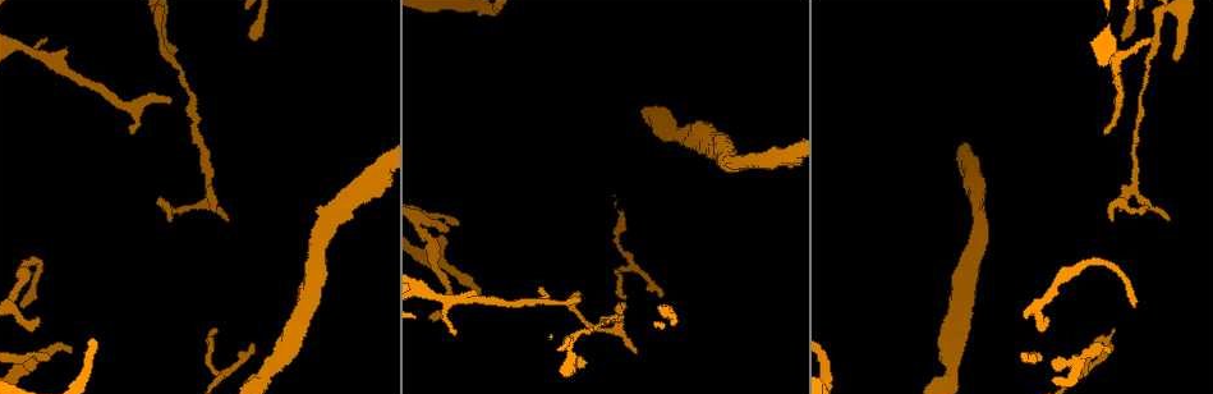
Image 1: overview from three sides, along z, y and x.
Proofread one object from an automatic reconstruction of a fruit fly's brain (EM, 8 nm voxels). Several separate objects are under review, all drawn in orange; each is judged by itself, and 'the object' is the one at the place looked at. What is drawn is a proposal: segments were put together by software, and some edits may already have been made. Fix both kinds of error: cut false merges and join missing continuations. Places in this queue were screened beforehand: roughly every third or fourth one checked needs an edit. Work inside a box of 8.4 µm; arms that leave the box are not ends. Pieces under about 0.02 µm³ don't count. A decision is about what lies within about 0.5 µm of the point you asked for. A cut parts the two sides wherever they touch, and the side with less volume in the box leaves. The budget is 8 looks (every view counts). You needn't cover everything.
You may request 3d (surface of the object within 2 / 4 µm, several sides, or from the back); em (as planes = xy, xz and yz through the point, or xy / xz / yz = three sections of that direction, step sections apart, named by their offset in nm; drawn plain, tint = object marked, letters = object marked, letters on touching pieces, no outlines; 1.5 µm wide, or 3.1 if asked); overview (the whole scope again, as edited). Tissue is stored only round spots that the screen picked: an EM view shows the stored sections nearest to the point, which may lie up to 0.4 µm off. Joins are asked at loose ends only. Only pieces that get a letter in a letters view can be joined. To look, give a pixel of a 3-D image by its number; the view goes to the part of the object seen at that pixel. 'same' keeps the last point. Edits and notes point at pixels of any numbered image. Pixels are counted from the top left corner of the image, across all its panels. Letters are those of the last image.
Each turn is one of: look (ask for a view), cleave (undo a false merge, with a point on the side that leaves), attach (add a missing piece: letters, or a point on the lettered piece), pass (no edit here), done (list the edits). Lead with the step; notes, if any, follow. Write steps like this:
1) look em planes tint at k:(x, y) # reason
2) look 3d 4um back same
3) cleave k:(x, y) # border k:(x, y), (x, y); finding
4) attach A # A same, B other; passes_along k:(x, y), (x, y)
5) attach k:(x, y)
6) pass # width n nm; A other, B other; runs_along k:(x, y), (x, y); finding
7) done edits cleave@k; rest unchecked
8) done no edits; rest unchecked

look em planes letters at 1:(172, 100) # free end

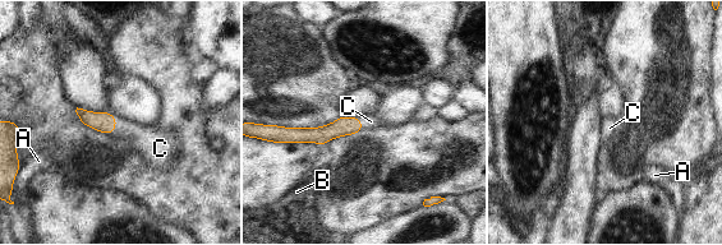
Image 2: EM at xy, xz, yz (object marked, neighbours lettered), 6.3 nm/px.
attach C # width 120 nm; A other, B other, C same; passes_along 2:(105, 123), (114, 126), (150, 143); the cell continues

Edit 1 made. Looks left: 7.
look em xy step 8 tint at 1:(156, 16) # three-way junction

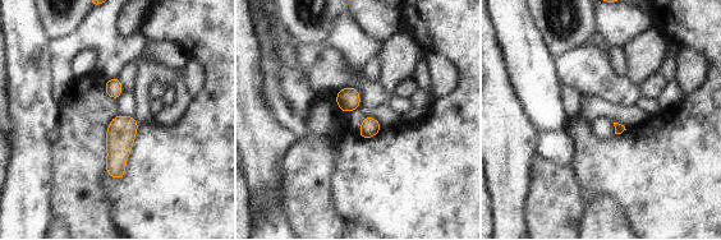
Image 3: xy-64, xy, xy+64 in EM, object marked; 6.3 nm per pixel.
look em xz step 8 letters same

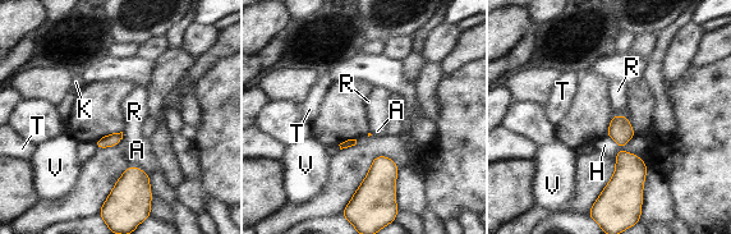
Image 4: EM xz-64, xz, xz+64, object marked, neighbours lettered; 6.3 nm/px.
pass # longest_contact A 160 nm; A other, H other, K other, R other, T other, V other; one cell here

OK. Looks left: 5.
look em planes letters at 1:(37, 316) # an open end

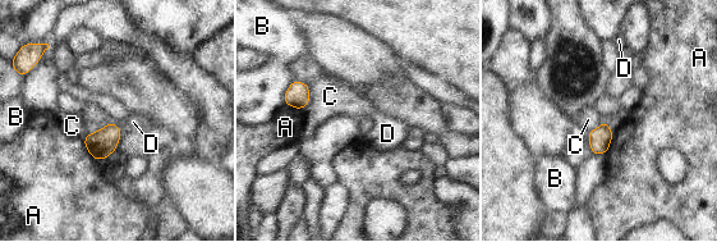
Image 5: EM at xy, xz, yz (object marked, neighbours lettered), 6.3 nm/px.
pass # A other, B other, C other, D other; border 5:(308, 83), (309, 101), (302, 110); no lettered piece goes on from it

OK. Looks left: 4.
done edits attach@2; rest unchecked

